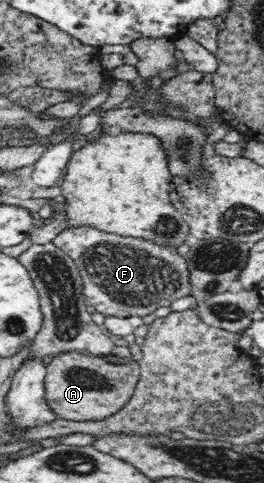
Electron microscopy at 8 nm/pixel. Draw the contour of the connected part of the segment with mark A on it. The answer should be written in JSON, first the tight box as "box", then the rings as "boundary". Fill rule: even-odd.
{"box":[44,352,140,424],"boundary":[[[63,352],[46,365],[44,398],[55,417],[88,424],[112,416],[125,406],[139,381],[140,365],[131,358]]]}

